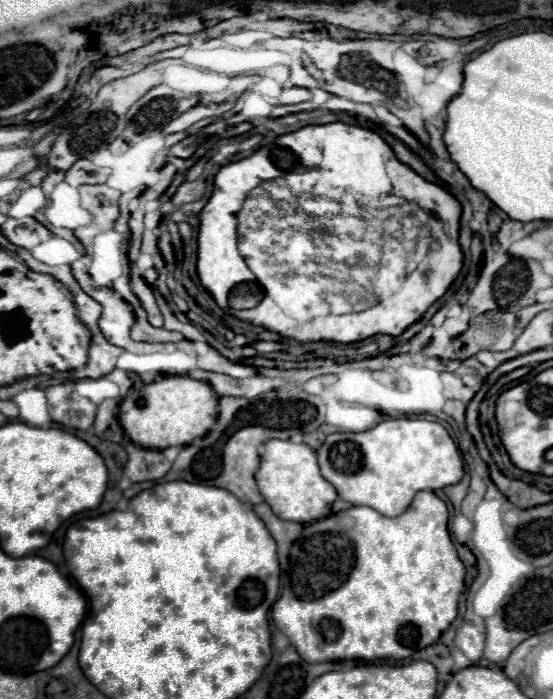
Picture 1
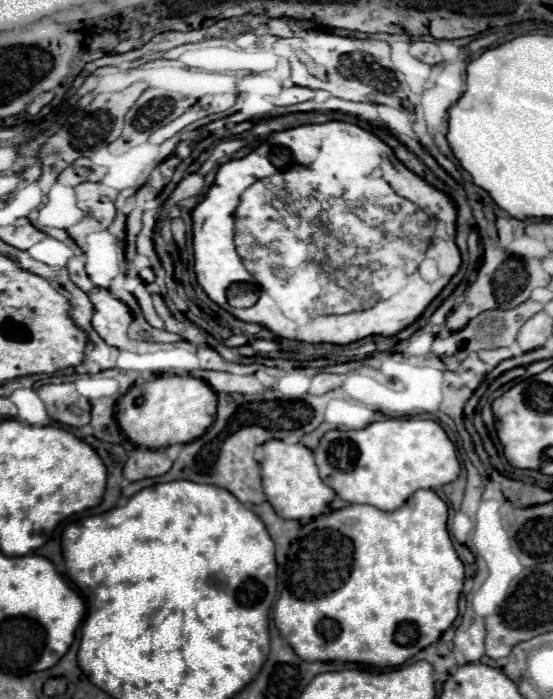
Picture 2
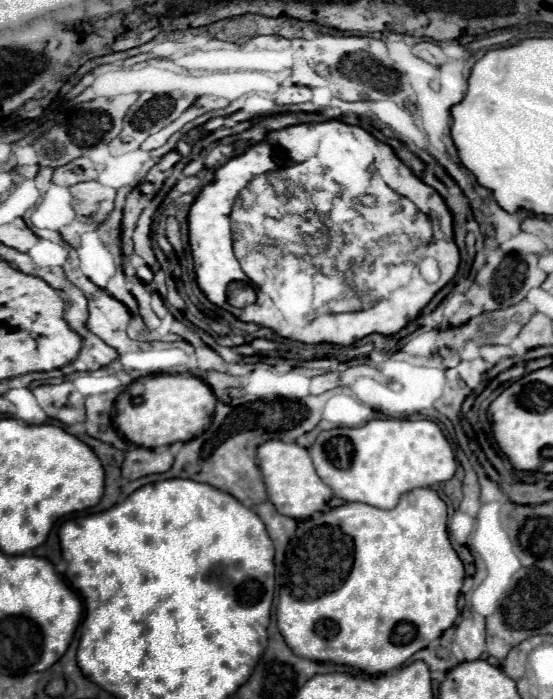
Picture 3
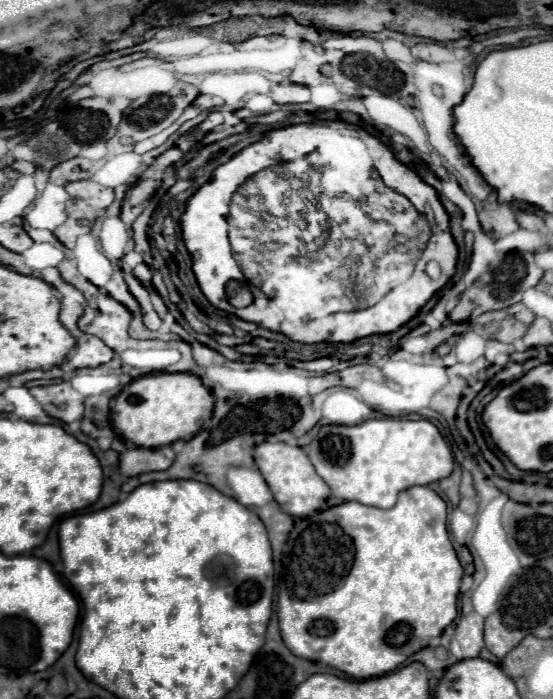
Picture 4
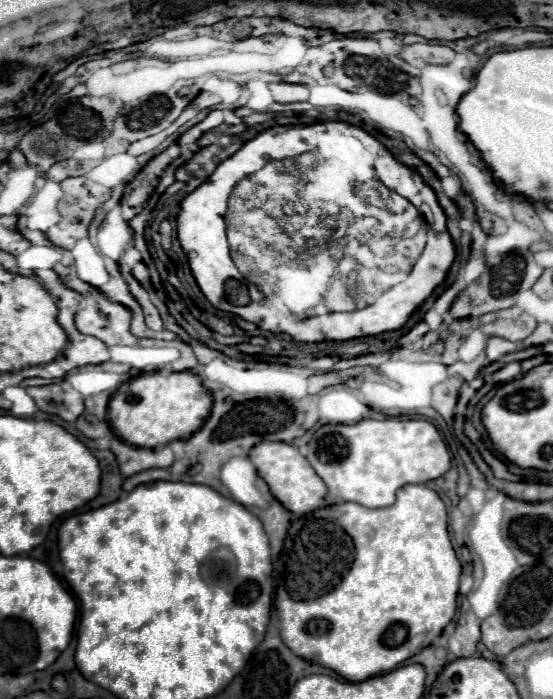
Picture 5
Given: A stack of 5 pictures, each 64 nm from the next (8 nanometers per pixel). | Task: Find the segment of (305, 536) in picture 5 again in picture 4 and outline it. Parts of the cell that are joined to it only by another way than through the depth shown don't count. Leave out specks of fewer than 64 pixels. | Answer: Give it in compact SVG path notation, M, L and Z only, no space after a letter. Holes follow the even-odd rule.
M412 486L400 492L398 502L390 510L380 510L372 506L364 506L360 502L344 502L338 506L332 506L328 510L316 512L314 516L302 518L294 522L294 528L288 534L288 540L282 548L282 558L274 558L276 564L276 582L278 582L278 620L280 620L280 632L282 640L288 646L288 650L294 656L312 660L312 662L324 662L332 668L338 668L340 672L356 678L366 680L372 676L382 676L386 672L396 670L408 656L418 652L420 648L426 648L430 638L436 638L444 632L448 624L456 618L456 600L460 590L460 578L462 578L462 566L456 558L456 552L450 544L448 530L446 530L446 502L428 486Z

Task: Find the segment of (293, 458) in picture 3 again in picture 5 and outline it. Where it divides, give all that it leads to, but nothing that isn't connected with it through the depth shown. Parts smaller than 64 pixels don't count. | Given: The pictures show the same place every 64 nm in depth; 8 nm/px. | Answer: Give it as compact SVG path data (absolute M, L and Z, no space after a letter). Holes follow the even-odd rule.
M260 442L250 450L250 460L256 466L258 474L264 478L264 482L268 484L272 496L290 512L304 516L316 508L324 508L324 496L326 496L326 488L324 482L320 480L320 476L316 476L316 472L312 472L312 466L308 464L308 460L304 460L304 456L290 444L286 442Z

